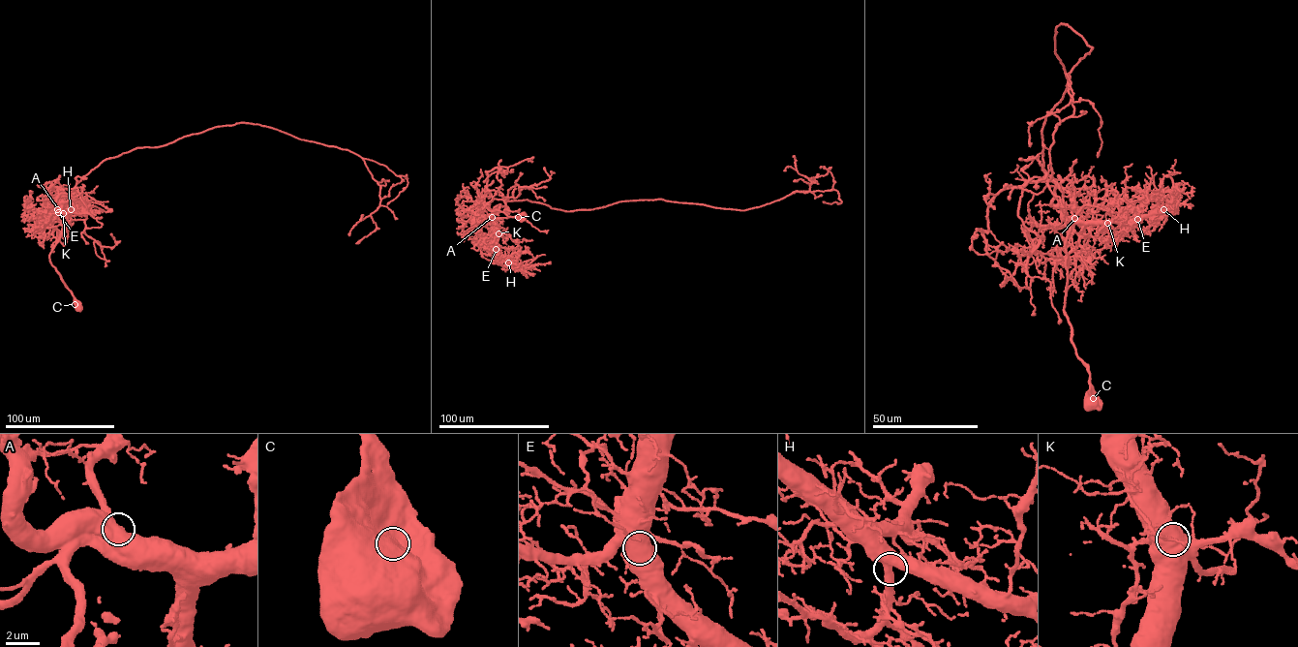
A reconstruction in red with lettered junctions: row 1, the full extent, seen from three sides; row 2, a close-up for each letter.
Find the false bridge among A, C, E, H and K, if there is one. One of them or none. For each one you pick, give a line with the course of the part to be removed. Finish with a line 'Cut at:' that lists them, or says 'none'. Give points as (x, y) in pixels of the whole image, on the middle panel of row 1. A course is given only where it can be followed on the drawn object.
Cut at: none

